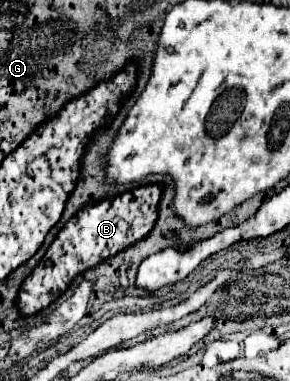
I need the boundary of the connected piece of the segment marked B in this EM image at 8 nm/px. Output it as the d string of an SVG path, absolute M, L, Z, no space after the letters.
M144 185L134 191L122 193L118 197L92 203L84 207L82 211L78 211L52 241L54 253L48 257L50 261L40 263L24 279L18 299L16 299L16 309L20 317L40 313L70 287L76 275L82 275L84 271L100 265L108 257L114 257L116 253L124 251L126 247L146 237L158 217L158 201L160 201L160 187Z

